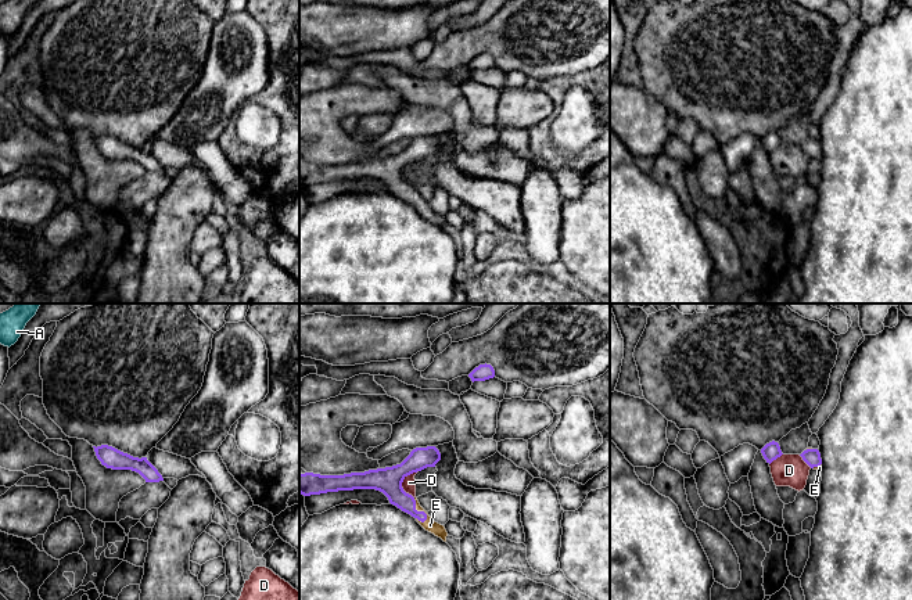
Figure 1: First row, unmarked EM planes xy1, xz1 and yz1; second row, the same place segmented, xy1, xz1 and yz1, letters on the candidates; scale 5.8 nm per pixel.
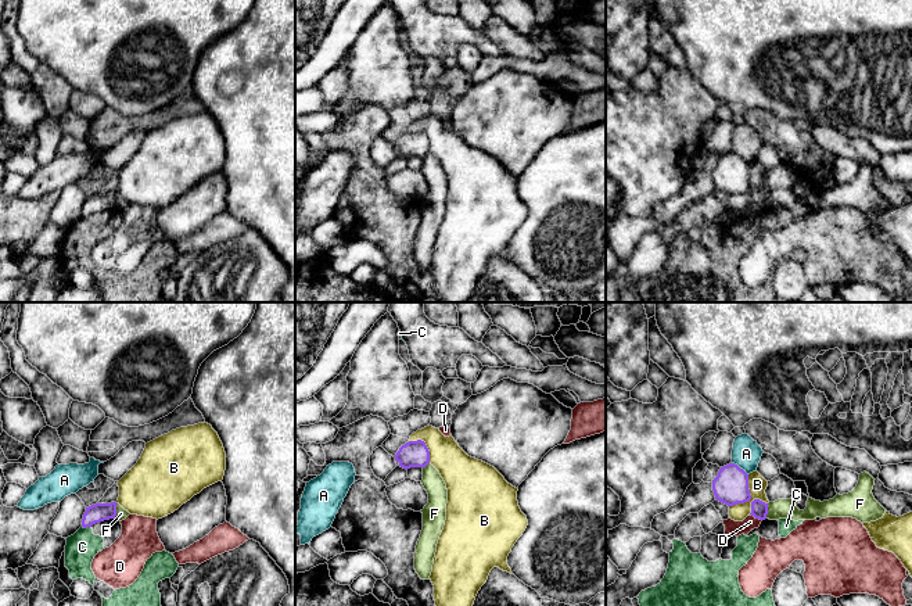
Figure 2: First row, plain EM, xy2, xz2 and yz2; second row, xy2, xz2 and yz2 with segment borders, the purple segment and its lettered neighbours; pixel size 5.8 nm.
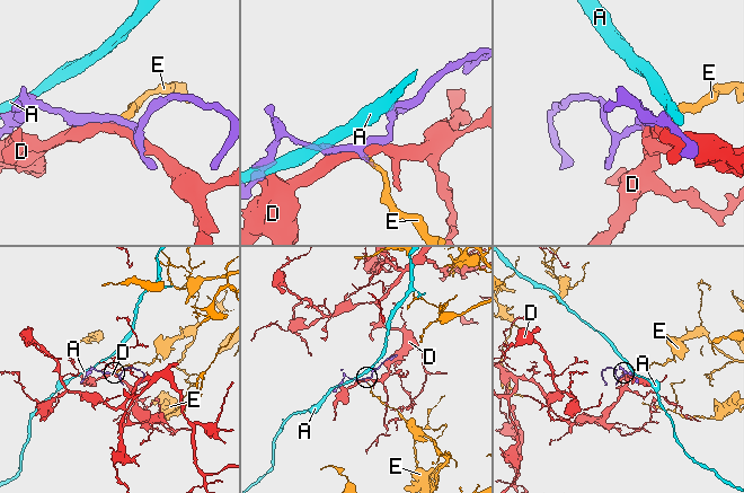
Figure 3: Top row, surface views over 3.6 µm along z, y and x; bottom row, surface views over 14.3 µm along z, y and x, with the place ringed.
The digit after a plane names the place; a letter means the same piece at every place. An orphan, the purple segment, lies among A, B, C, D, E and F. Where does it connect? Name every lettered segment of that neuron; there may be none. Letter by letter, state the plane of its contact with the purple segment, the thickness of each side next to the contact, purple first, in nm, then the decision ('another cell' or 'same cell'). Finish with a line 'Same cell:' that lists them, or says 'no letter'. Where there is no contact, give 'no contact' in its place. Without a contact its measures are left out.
A: meets purple in yz2; 200 nm thick on the purple side, 170 nm on the other; another cell
B: meets purple in yz2; 200 nm thick on the purple side, 110 nm on the other; another cell
C: meets purple in xy2; 110 nm thick on the purple side, 180 nm on the other; another cell
D: meets purple in xz1; 150 nm thick on the purple side, 80 nm on the other; another cell
E: meets purple in xz1; 140 nm thick on the purple side, 70 nm on the other; same cell
F: meets purple in xy2; 110 nm thick on the purple side, 60 nm on the other; another cell
Same cell: E

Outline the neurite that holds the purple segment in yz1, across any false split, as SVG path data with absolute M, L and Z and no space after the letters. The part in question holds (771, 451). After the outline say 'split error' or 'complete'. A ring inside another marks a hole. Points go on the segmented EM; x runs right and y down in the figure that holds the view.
M775 441L766 443L761 449L761 453L762 453L764 459L766 460L766 463L769 463L769 464L783 455L782 450L780 450L779 443L775 442Z; complete

